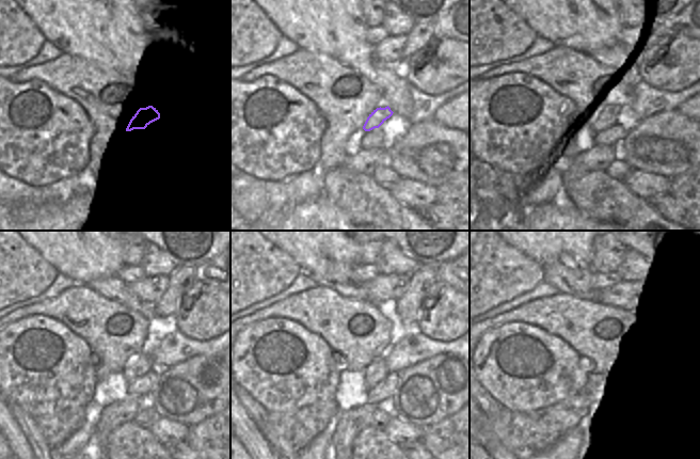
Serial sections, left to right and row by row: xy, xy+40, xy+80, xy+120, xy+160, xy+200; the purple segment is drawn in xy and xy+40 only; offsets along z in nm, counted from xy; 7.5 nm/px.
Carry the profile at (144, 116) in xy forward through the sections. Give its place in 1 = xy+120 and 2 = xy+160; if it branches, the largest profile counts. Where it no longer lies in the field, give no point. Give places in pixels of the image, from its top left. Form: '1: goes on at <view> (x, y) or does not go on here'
1: goes on at xy+120 (137, 366)
2: goes on at xy+160 (374, 373)

